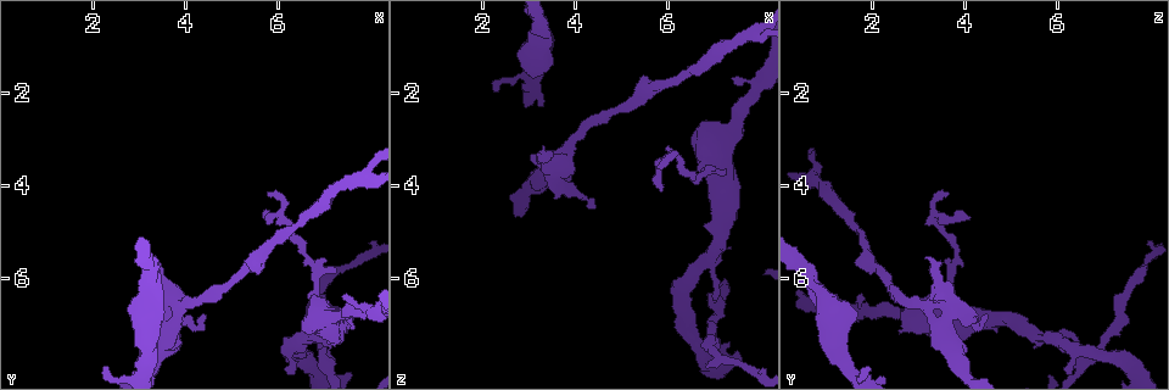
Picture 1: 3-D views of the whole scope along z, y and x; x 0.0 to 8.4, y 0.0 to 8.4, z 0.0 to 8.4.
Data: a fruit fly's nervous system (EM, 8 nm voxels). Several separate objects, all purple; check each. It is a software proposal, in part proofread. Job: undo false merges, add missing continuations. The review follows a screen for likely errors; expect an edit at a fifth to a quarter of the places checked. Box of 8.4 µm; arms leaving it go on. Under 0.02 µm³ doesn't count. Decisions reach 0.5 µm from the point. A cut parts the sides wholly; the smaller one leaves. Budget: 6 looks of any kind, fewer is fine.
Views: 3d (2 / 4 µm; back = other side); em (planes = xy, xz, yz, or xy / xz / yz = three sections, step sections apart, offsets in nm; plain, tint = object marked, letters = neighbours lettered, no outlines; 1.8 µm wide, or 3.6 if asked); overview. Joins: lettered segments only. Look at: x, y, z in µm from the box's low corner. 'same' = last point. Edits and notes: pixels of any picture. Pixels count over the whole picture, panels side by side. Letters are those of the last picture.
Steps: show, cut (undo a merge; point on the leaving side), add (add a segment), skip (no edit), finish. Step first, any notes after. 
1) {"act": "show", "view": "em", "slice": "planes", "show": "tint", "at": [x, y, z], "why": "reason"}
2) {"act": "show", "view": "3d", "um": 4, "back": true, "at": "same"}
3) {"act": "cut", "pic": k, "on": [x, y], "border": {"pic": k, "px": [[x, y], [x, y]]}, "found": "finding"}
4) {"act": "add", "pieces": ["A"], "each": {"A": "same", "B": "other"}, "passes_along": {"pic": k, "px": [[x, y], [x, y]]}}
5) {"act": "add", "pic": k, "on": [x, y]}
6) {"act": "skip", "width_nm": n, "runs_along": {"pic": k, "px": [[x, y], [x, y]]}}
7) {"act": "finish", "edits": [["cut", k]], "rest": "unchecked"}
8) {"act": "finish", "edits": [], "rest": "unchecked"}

{"act": "show", "view": "em", "um": 3.6, "slice": "planes", "show": "letters", "at": [3.25, 6.40, 0.95], "why": "thick turns thin"}

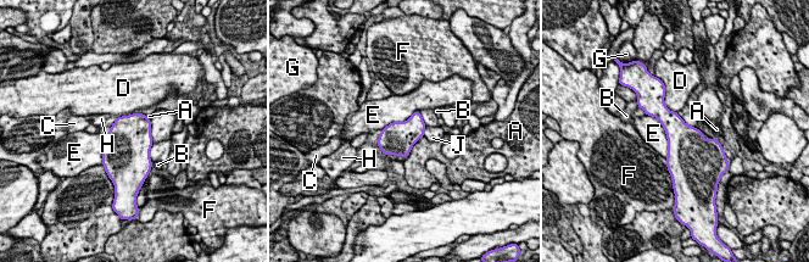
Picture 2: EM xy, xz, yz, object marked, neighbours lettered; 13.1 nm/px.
{"act": "skip", "width_nm": 440, "each": {"A": "other", "B": "other", "C": "other", "D": "other", "E": "other", "F": "other", "G": "other", "H": "other", "J": "other"}, "border": {"pic": 2, "px": [[646, 113], [664, 130], [667, 157]]}, "found": "all the same cell"}

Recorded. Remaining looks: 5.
{"act": "show", "view": "3d", "um": 4, "at": [3.30, 5.55, 3.20], "why": "free end"}

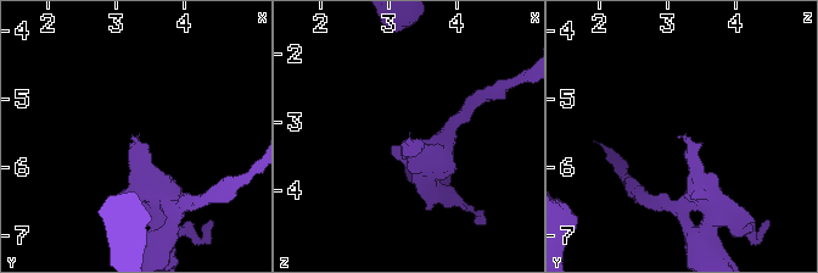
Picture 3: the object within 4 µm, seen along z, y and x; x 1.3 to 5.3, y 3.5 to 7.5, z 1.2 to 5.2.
{"act": "show", "view": "em", "slice": "planes", "show": "letters", "at": [3.35, 5.55, 3.15], "why": "need the tissue"}

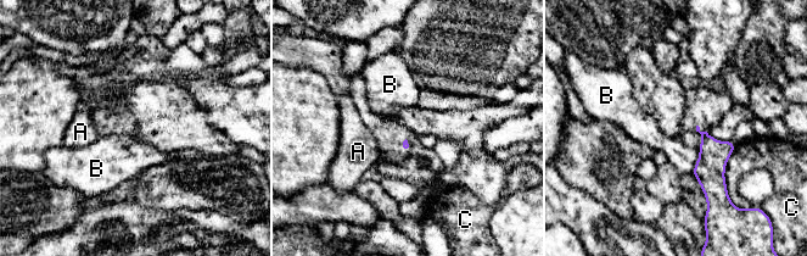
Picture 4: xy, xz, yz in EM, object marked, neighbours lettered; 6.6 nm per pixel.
{"act": "skip", "each": {"A": "other", "B": "other", "C": "other"}, "border": {"pic": 4, "px": [[699, 149], [699, 159], [691, 173]]}, "found": "no lettered segment goes on from it"}

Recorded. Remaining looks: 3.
{"act": "show", "view": "3d", "um": 2, "at": [6.95, 7.25, 5.55], "why": "arms part here"}

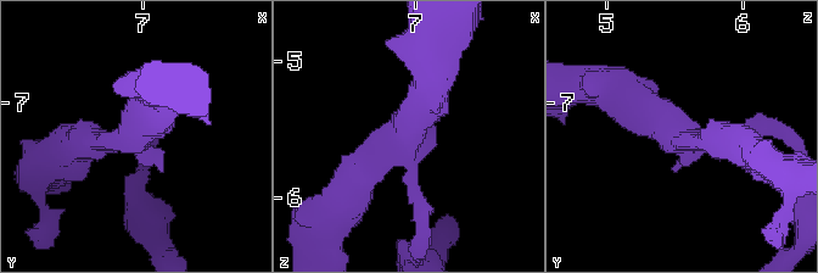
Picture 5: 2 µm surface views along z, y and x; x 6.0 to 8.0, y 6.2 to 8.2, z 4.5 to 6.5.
{"act": "show", "view": "em", "slice": "planes", "show": "letters", "at": [6.92, 7.26, 5.54], "arms": 3, "why": "shape alone is not enough"}

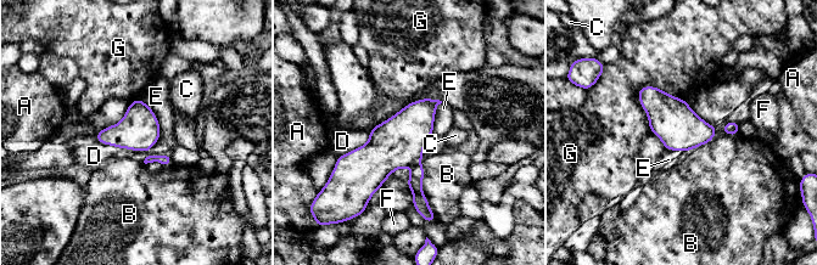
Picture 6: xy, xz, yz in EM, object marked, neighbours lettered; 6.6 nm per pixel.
{"act": "cut", "pic": 6, "on": [415, 179], "each": {"A": "other", "B": "other", "C": "other", "D": "other", "E": "other", "F": "other", "G": "other"}, "border": {"pic": 6, "px": [[419, 162], [412, 167]]}, "found": "two cells meet here"}

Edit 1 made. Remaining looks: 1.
{"act": "finish", "edits": [["cut", 6]], "rest": "unchecked"}

